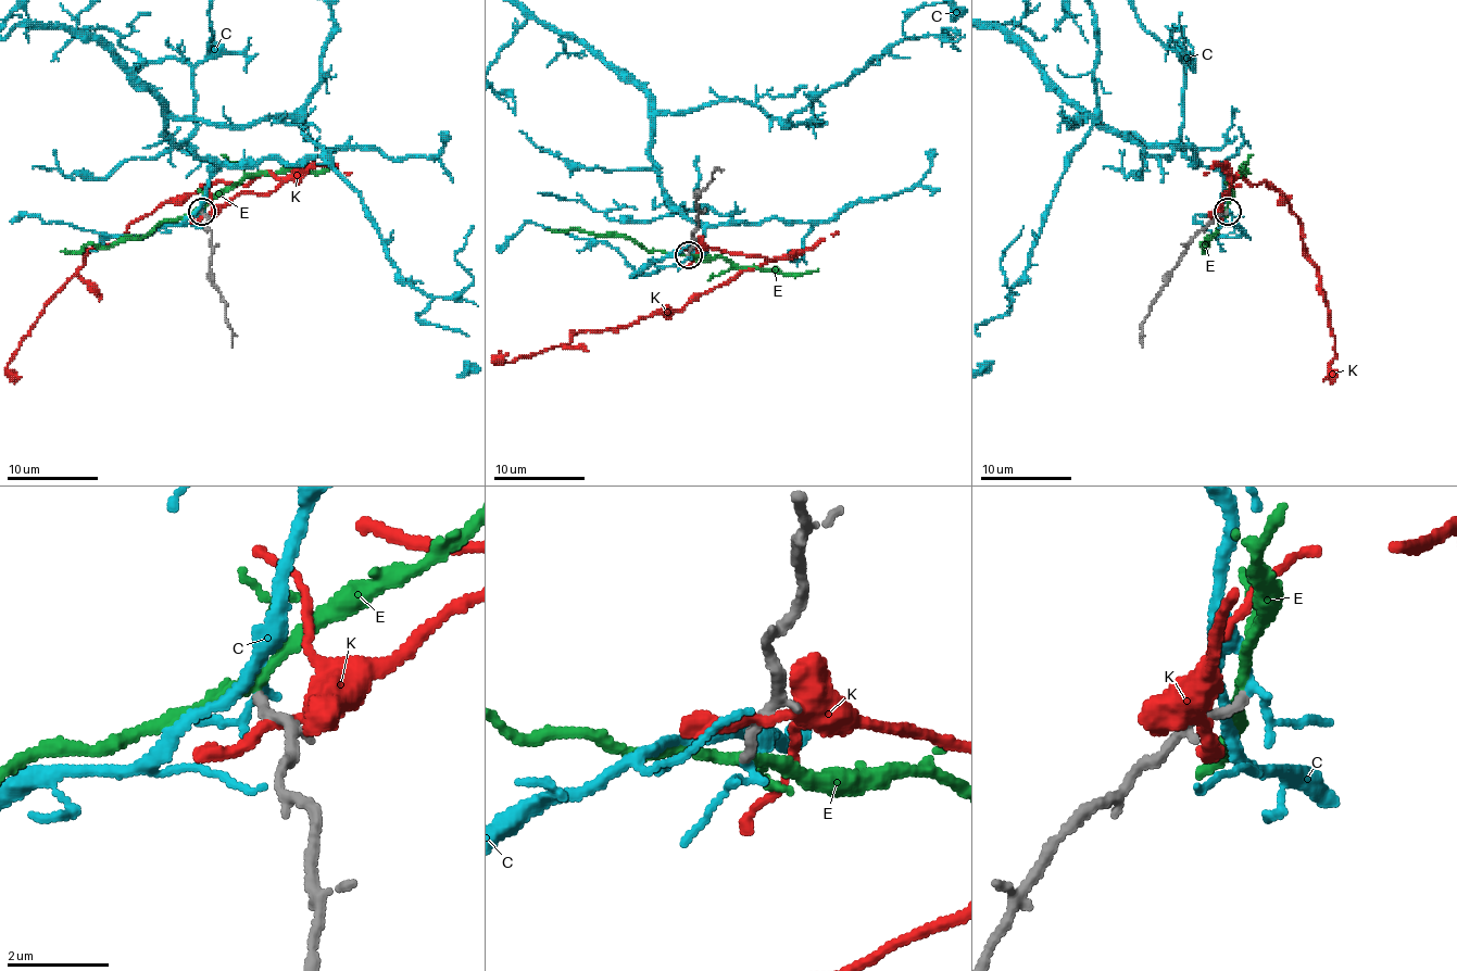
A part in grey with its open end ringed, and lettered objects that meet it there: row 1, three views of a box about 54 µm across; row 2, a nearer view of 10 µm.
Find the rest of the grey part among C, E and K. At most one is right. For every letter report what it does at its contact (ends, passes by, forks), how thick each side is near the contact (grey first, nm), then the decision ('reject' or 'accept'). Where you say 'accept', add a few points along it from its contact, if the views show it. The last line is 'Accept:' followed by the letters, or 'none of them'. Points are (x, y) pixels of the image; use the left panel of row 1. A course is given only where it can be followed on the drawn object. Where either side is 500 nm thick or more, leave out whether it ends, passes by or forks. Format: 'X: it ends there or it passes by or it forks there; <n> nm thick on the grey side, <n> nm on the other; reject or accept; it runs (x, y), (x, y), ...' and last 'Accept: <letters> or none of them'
C: it passes by; 200 nm thick on the grey side, 150 nm on the other; accept
E: it passes by; 200 nm thick on the grey side, 220 nm on the other; reject
K: it passes by; 280 nm thick on the grey side, 280 nm on the other; reject
Accept: C

